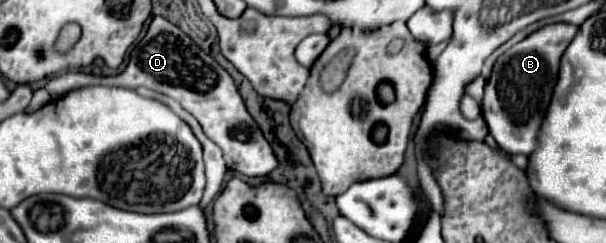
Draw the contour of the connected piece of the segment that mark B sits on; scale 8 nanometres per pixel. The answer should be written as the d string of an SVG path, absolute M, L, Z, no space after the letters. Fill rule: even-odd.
M571 23L547 25L535 33L531 33L521 43L513 45L493 67L493 73L485 87L483 97L483 119L489 127L489 133L497 141L497 145L515 155L531 155L537 145L539 127L547 113L557 77L559 77L559 61L565 53L565 47L573 41L579 27ZM555 73L555 75L553 75Z

